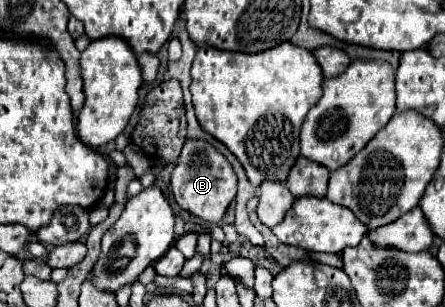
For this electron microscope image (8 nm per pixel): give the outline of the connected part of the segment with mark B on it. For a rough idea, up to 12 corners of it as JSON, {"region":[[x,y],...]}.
{"region":[[186,139],[172,171],[182,209],[216,223],[238,177],[210,141]]}

